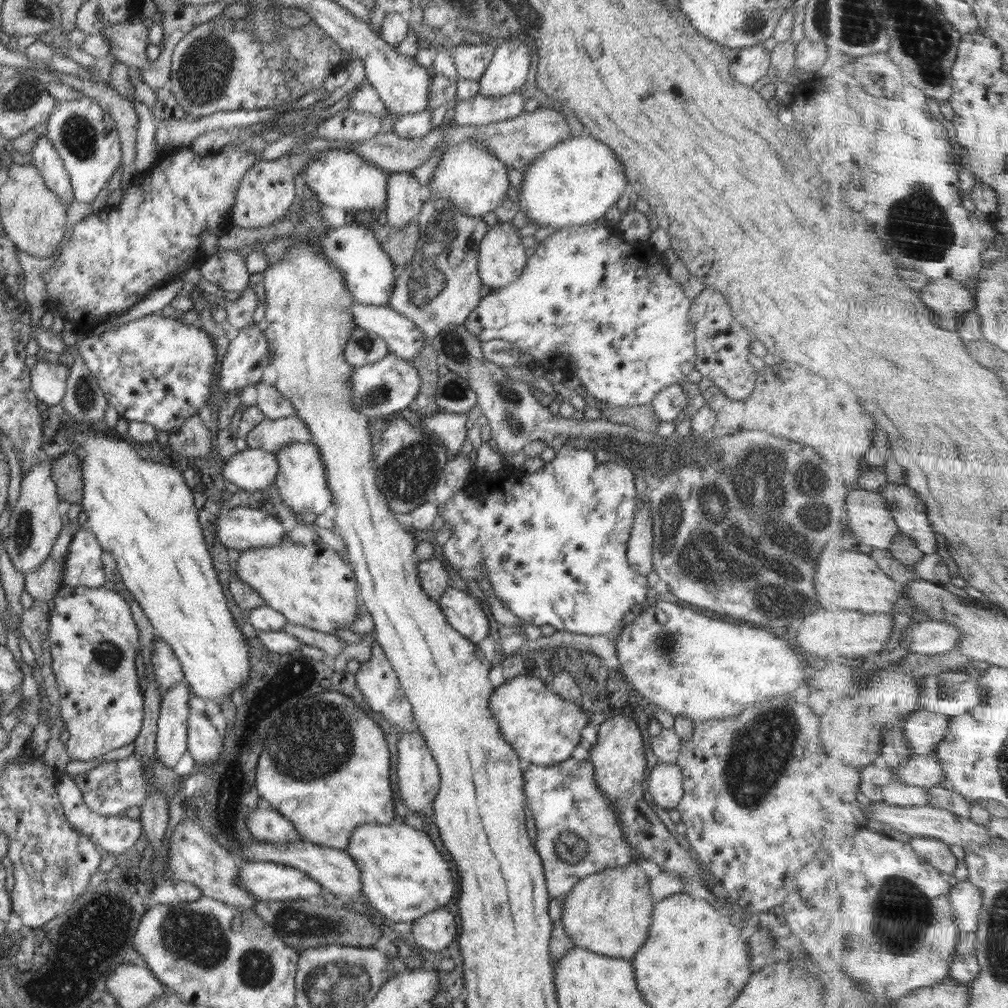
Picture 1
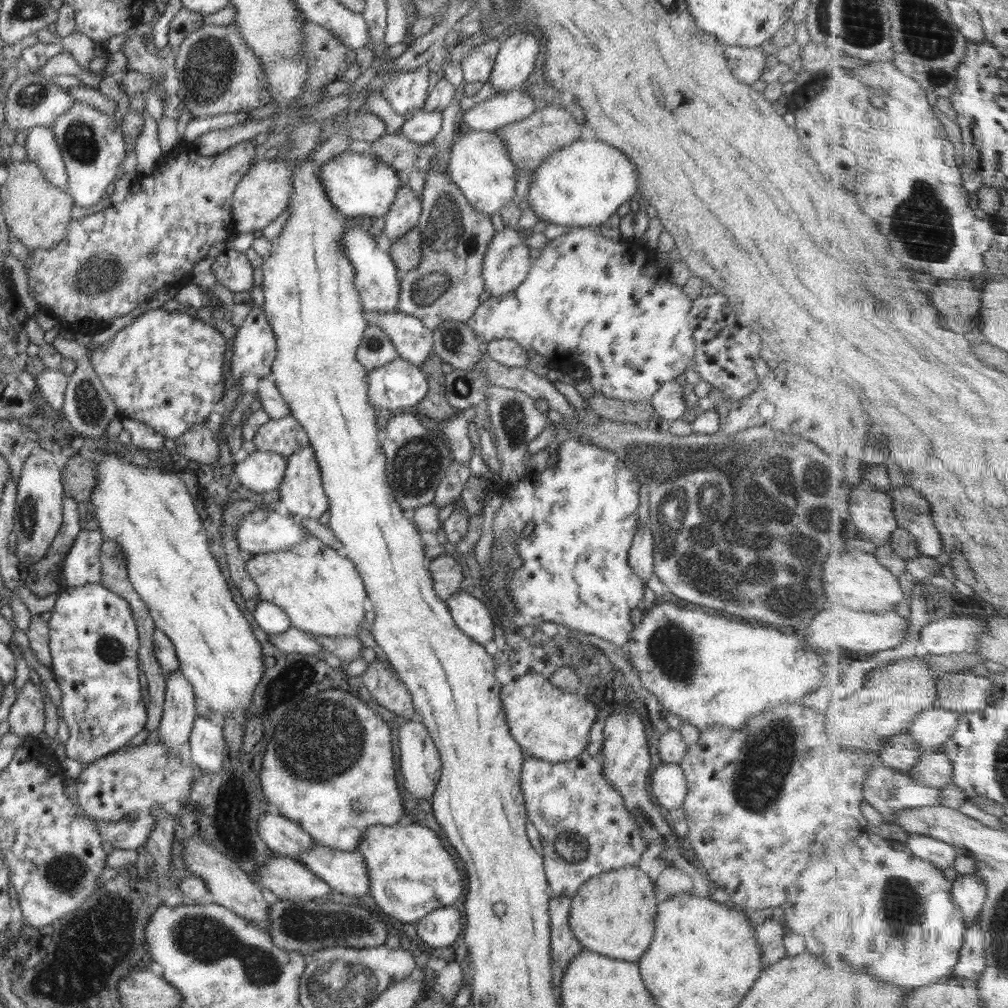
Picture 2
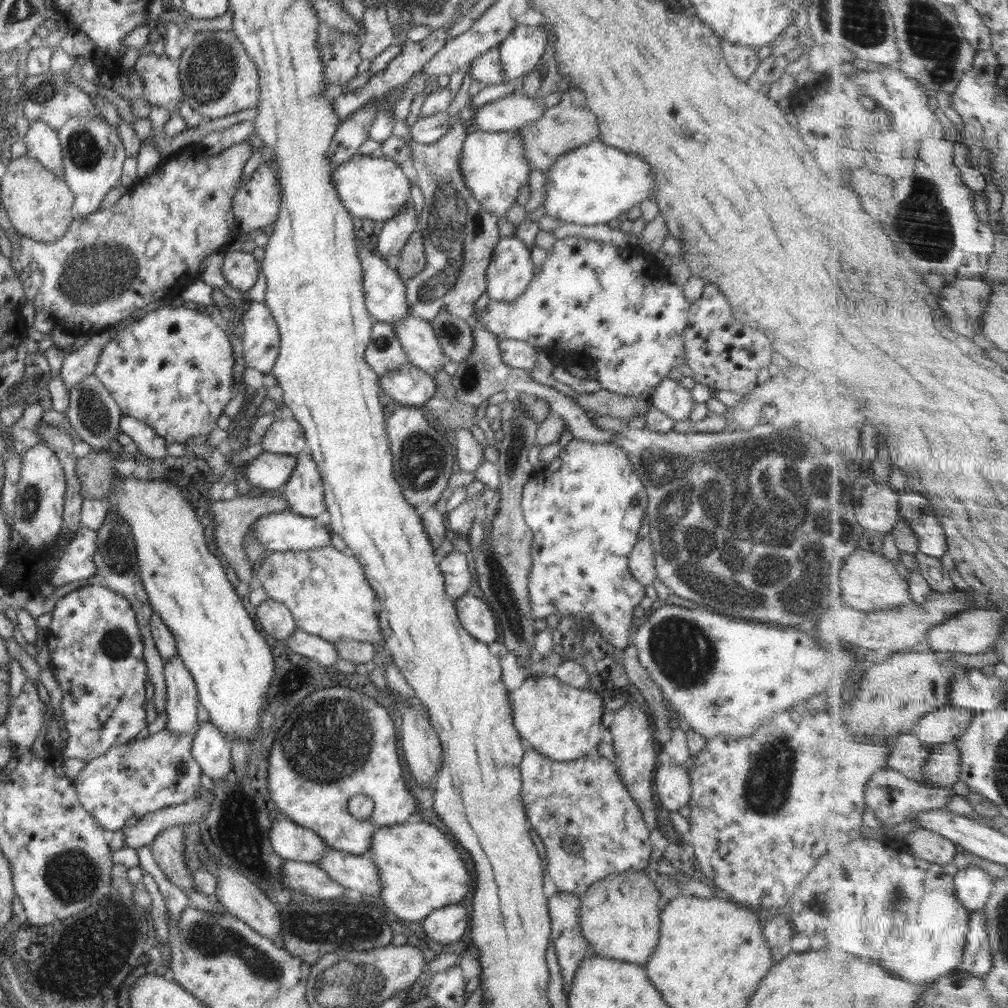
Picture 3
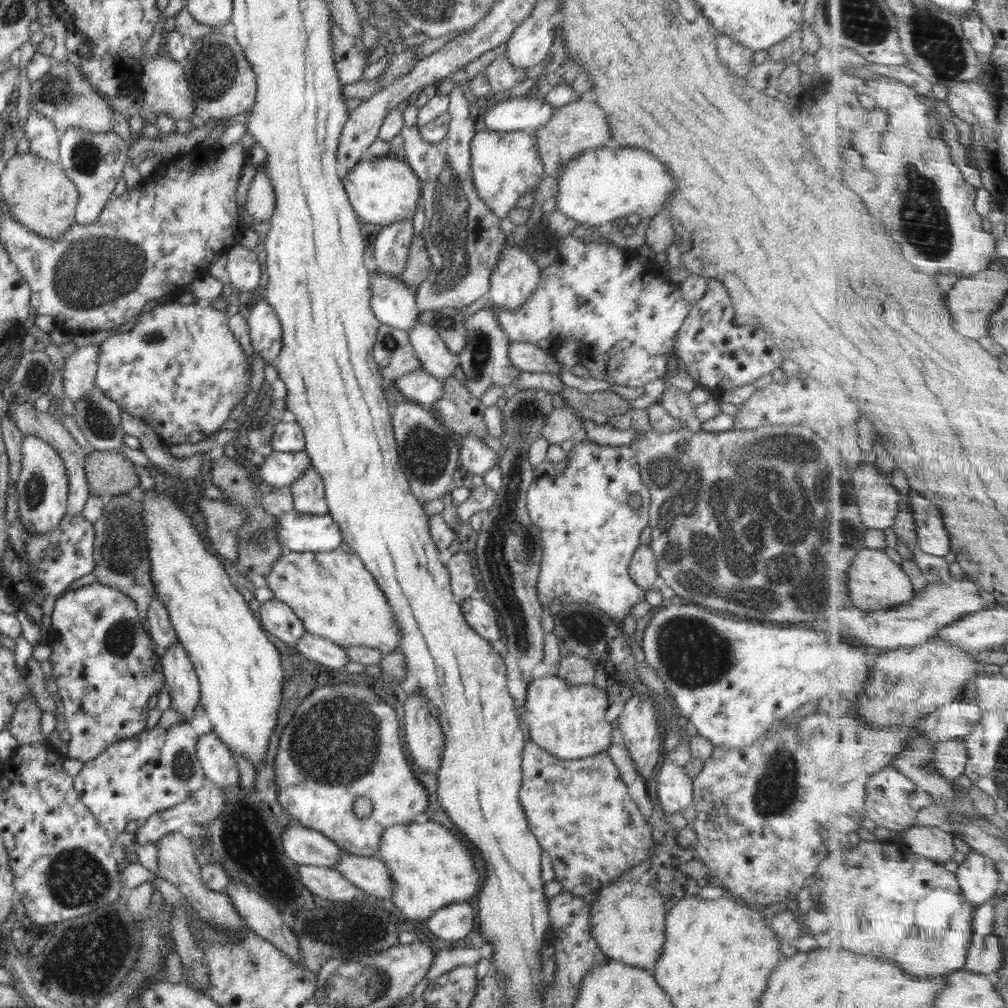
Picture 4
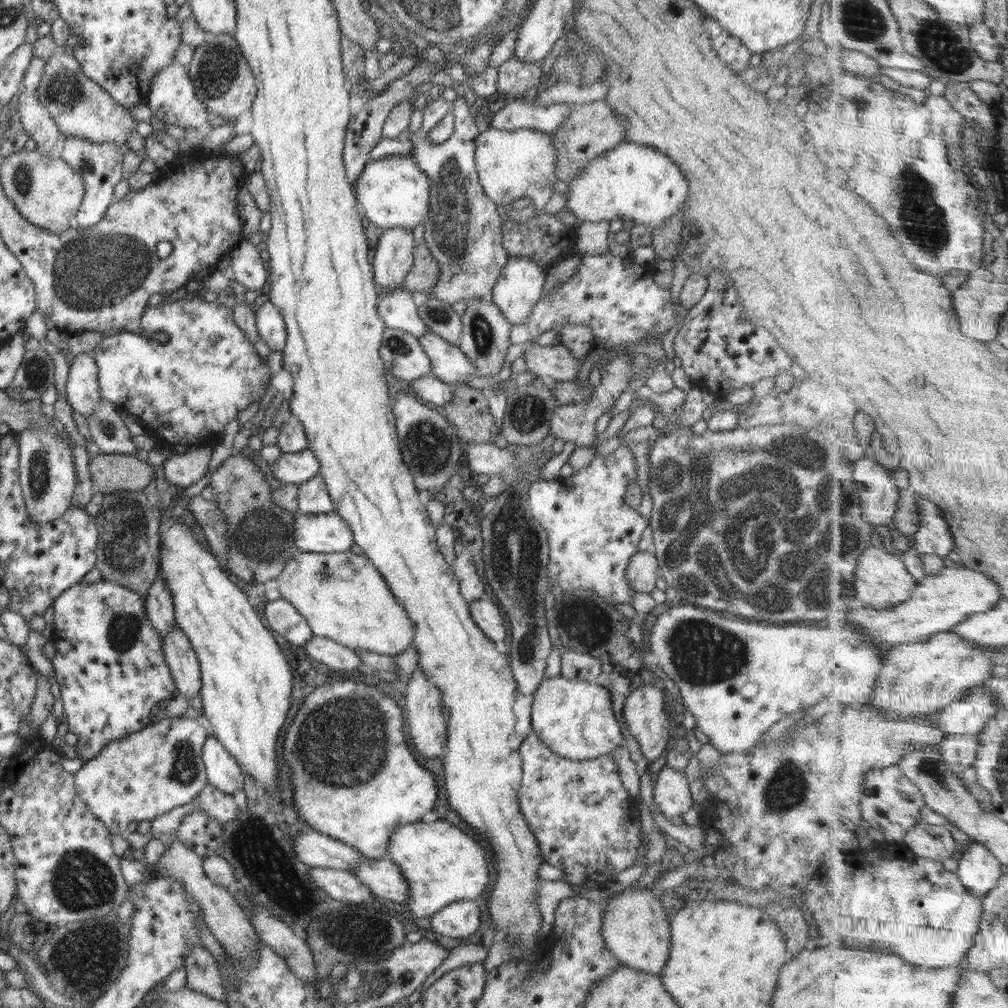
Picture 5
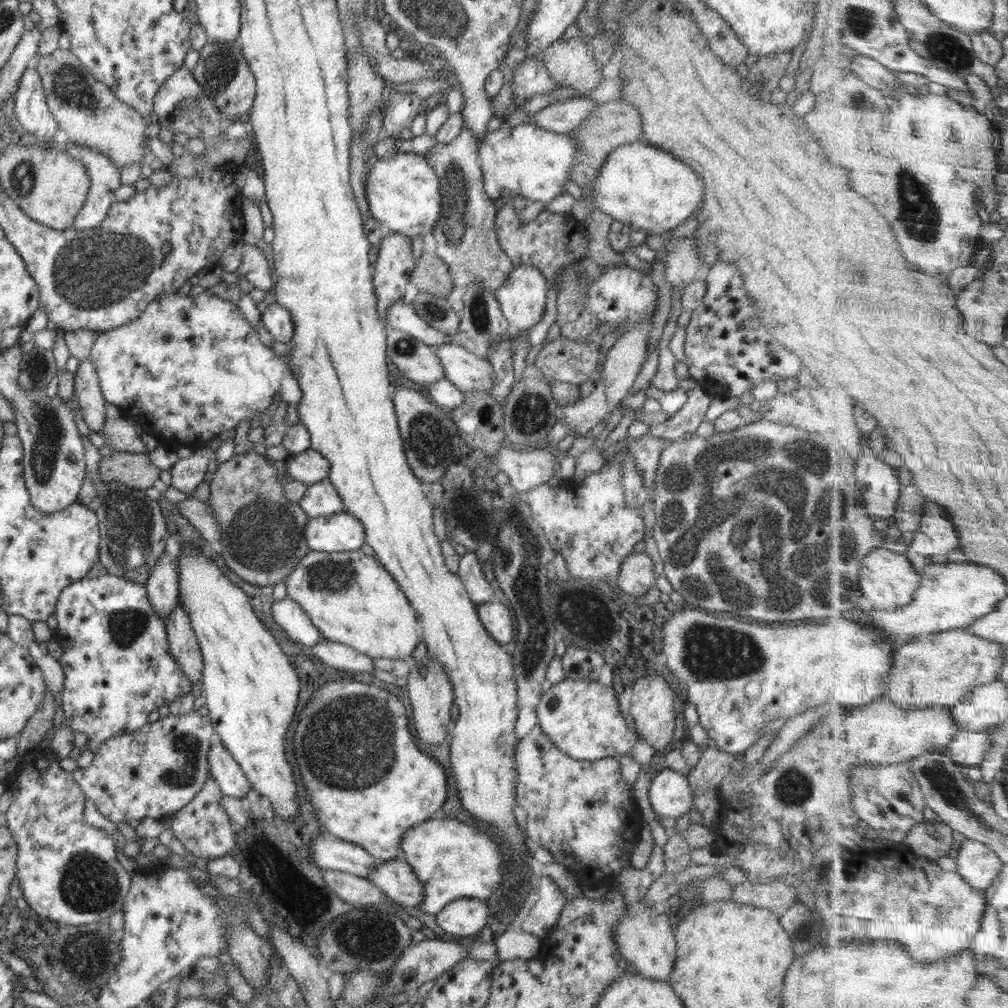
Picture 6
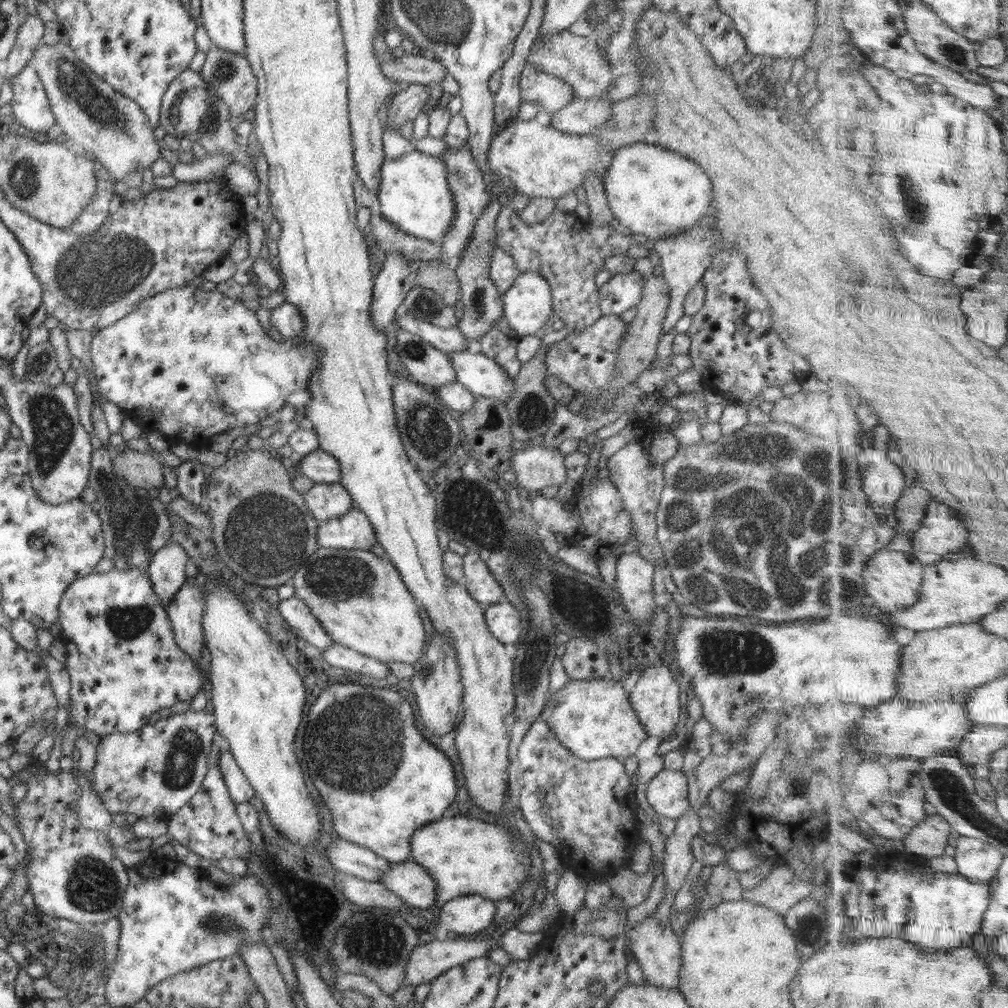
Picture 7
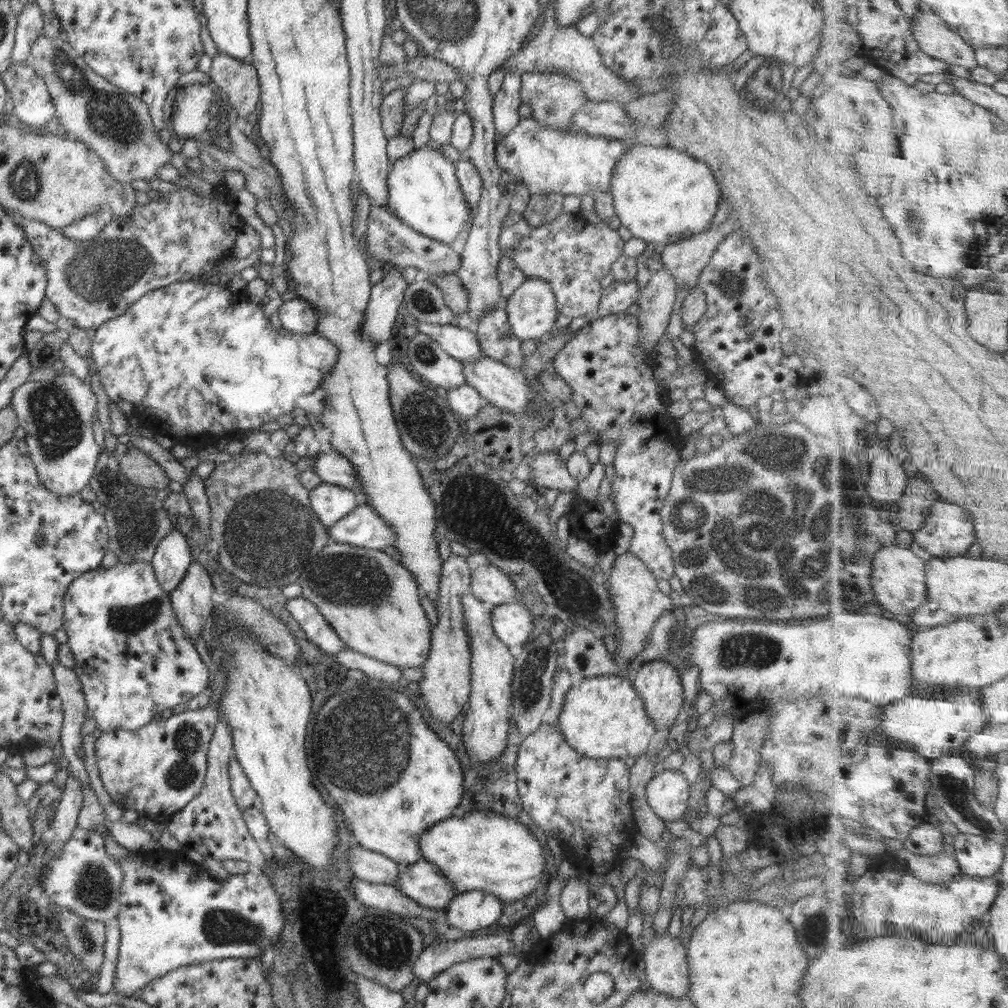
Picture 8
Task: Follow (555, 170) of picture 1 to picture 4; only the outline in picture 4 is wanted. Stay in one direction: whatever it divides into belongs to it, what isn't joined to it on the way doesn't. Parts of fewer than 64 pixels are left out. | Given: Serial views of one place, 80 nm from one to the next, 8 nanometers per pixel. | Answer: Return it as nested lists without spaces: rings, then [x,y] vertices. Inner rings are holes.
[[[613,145],[584,151],[565,164],[556,179],[558,181],[557,210],[581,224],[604,228],[620,216],[636,214],[640,218],[655,217],[660,211],[665,210],[667,198],[676,190],[674,186],[676,182],[672,180],[667,164],[660,162],[651,152],[646,149]]]

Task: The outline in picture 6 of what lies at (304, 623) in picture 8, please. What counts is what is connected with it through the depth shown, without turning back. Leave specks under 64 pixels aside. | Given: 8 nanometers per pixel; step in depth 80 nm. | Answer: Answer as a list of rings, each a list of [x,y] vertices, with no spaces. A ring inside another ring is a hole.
[[[288,597],[272,603],[272,616],[276,624],[294,641],[305,646],[314,646],[324,639],[312,624],[304,609]]]

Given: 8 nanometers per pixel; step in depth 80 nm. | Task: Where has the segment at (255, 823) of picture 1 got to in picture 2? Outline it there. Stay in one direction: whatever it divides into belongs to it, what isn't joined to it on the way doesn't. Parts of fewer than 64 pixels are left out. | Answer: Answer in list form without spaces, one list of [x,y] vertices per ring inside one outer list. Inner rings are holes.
[[[267,803],[267,811],[258,820],[258,832],[268,848],[280,856],[300,856],[309,851],[315,842],[300,825],[278,812],[278,807]]]

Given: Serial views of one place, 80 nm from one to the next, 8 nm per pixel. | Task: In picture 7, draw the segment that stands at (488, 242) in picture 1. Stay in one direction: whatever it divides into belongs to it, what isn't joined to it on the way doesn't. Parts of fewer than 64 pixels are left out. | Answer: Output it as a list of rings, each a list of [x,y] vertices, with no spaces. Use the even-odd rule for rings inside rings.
[[[521,271],[501,297],[503,316],[521,337],[541,335],[542,327],[554,312],[551,290],[543,276]]]

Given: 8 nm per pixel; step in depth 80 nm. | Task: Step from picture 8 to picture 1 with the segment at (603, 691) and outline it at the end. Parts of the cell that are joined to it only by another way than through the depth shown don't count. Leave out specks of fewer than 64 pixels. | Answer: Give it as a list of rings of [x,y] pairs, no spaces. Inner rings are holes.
[[[532,671],[495,688],[488,708],[506,742],[520,759],[531,764],[548,766],[570,758],[580,742],[580,730],[587,726],[587,712],[578,701],[566,702],[550,688],[547,677],[535,677]]]

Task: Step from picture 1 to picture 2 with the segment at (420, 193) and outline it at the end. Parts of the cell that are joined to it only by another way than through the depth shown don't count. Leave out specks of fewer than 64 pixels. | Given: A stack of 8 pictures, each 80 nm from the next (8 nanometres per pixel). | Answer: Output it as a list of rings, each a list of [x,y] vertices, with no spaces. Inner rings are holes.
[[[406,184],[396,193],[395,201],[385,214],[383,229],[390,245],[400,240],[408,229],[417,226],[421,215],[421,199],[418,198]]]

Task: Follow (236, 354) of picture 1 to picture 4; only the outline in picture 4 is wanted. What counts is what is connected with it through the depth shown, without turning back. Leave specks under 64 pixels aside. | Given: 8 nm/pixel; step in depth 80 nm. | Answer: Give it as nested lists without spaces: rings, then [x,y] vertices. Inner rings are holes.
[[[265,300],[252,301],[245,314],[253,354],[261,356],[267,364],[273,364],[282,350],[281,324],[274,309]]]

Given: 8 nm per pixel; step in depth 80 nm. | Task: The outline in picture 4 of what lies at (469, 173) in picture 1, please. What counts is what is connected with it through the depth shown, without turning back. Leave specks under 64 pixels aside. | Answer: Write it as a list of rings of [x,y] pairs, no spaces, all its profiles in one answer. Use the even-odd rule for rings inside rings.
[[[478,130],[470,145],[472,183],[479,197],[500,219],[508,216],[508,210],[516,206],[519,198],[526,193],[533,194],[544,176],[544,166],[540,162],[539,150],[532,132],[516,130],[498,132]]]

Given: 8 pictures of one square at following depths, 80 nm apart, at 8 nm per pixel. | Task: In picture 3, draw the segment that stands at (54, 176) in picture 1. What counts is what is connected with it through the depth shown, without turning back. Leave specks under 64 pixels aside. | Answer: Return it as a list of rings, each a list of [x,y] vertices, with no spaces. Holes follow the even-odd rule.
[[[37,120],[30,123],[23,140],[26,144],[28,157],[35,158],[44,168],[63,177],[62,147],[57,131],[45,122]]]

